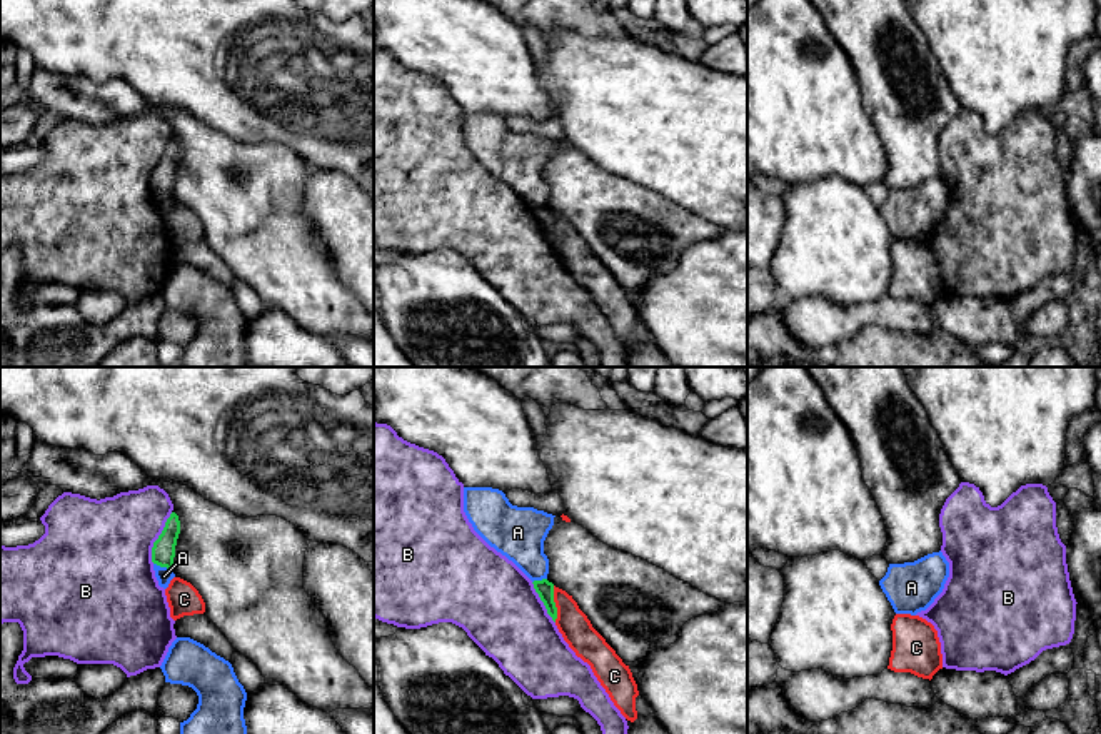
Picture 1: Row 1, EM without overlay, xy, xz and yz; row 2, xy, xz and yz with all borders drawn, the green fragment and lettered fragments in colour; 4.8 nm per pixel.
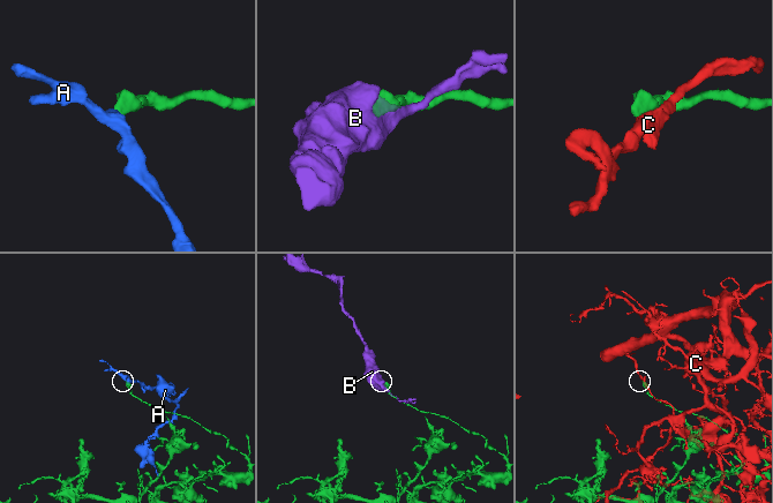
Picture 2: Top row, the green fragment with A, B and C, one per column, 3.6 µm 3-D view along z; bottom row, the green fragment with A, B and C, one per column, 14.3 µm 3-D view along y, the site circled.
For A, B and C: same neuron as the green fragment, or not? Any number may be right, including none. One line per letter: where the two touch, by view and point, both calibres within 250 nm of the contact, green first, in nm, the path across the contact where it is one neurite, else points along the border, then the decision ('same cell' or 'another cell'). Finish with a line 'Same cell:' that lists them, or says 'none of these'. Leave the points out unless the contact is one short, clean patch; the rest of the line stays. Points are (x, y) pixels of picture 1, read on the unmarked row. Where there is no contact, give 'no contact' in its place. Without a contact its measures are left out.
A: contact xy (162, 192); calibres 110 and 80 nm; border xy (154, 189), (170, 196); another cell
B: contact xy (159, 164); calibres 110 and 420 nm; another cell
C: contact xz (554, 231); calibres 80 and 150 nm; another cell
Same cell: none of these

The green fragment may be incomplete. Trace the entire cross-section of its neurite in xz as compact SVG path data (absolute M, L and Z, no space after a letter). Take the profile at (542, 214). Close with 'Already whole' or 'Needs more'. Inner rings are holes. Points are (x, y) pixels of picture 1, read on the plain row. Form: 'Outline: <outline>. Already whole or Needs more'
Outline: M547 205L542 207L534 207L534 215L539 220L540 227L544 229L547 240L552 244L552 247L556 249L557 245L557 234L554 229L554 210L549 209Z. Already whole

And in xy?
Outline: M175 138L165 148L165 153L152 173L152 189L173 195L175 172L180 160L180 147Z. Already whole

